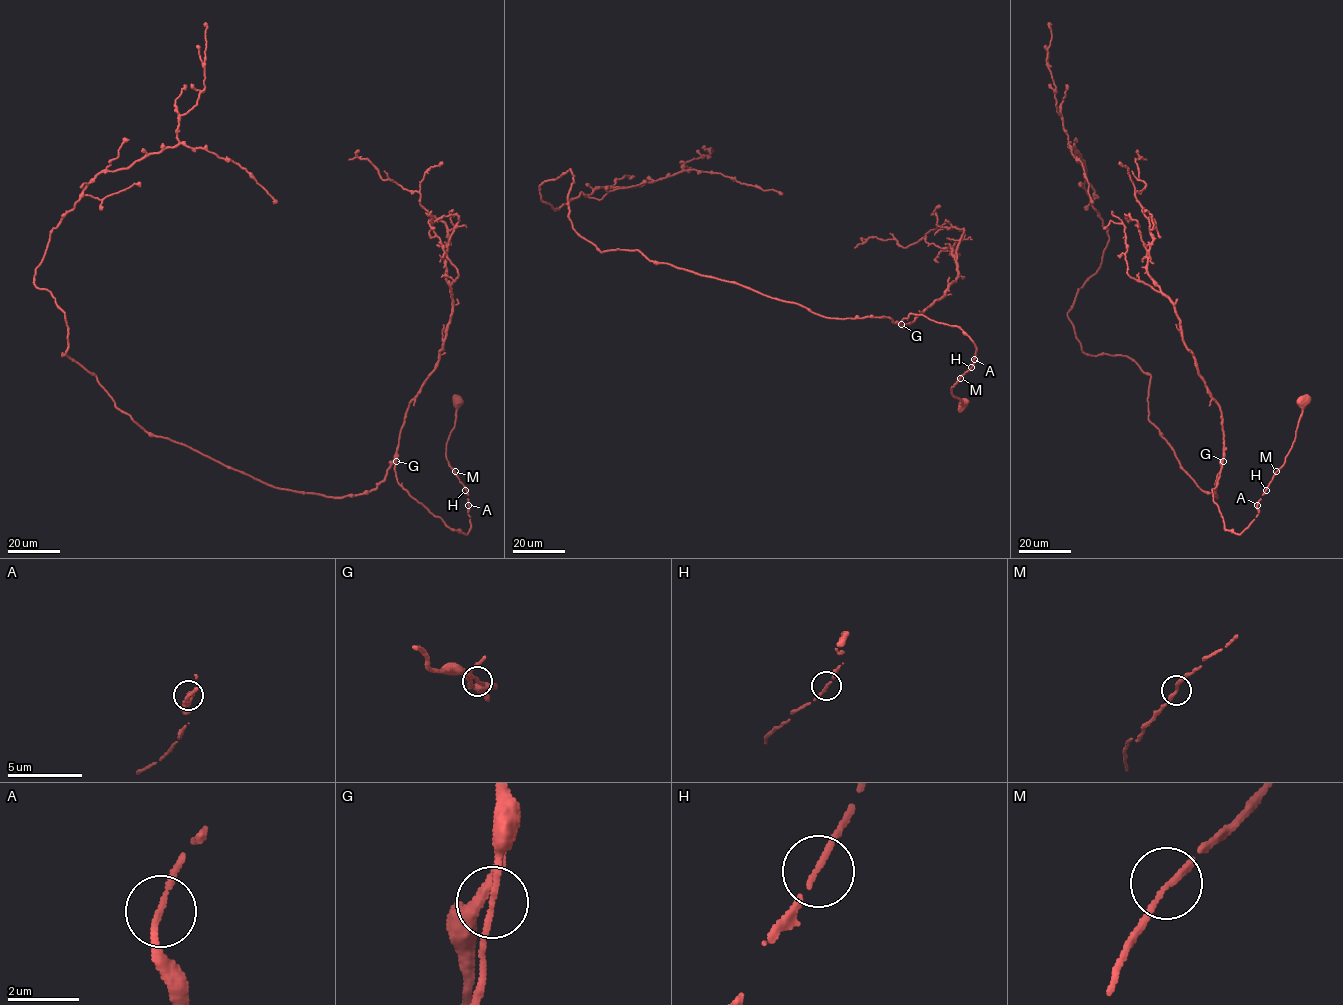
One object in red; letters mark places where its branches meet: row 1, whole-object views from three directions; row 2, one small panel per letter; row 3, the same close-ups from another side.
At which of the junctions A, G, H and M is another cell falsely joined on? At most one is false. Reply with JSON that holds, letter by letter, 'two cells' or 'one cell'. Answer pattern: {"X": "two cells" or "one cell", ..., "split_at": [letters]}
{"A": "one cell", "G": "one cell", "H": "one cell", "M": "one cell", "split_at": []}

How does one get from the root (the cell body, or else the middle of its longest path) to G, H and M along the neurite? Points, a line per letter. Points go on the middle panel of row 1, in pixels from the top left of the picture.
G: (962, 404), (952, 395), (951, 387), (974, 363), (974, 342), (957, 326), (923, 315), (909, 314), (901, 324)
H: (962, 404), (952, 395), (951, 387), (971, 367)
M: (962, 404), (951, 394), (951, 387), (960, 378)

